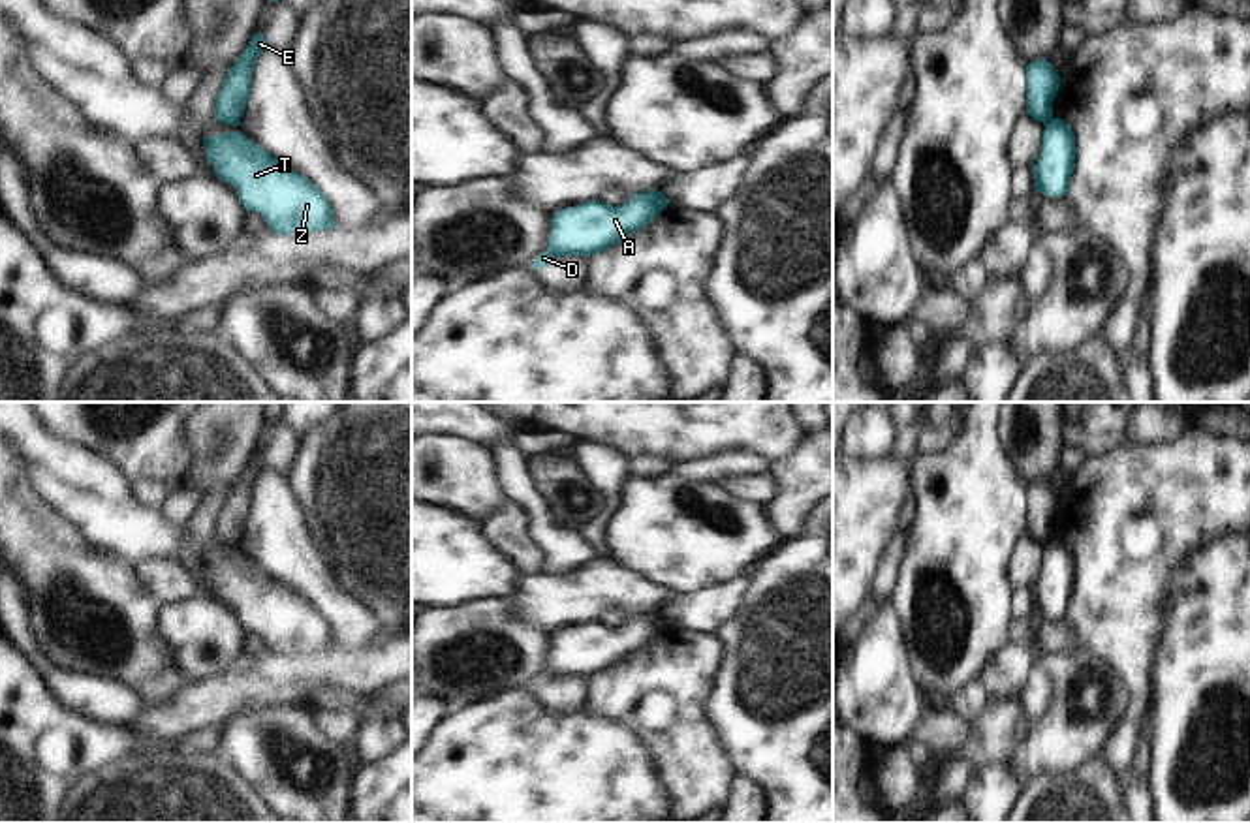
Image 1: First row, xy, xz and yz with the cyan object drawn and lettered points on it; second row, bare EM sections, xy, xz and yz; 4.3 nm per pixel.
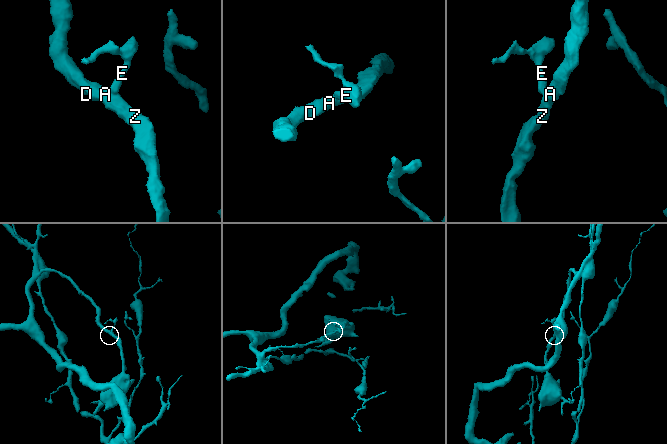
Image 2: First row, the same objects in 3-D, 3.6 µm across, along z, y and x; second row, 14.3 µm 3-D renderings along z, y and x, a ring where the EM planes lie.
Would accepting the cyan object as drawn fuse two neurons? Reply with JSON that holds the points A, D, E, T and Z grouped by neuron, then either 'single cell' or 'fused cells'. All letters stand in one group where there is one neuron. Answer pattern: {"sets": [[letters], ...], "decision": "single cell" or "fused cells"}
{"sets": [["A", "D", "T", "Z"], ["E"]], "decision": "fused cells"}

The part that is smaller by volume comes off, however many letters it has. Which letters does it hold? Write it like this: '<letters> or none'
E

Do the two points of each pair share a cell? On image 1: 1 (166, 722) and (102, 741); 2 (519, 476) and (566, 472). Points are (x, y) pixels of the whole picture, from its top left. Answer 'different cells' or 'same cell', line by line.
1: different cells
2: different cells

